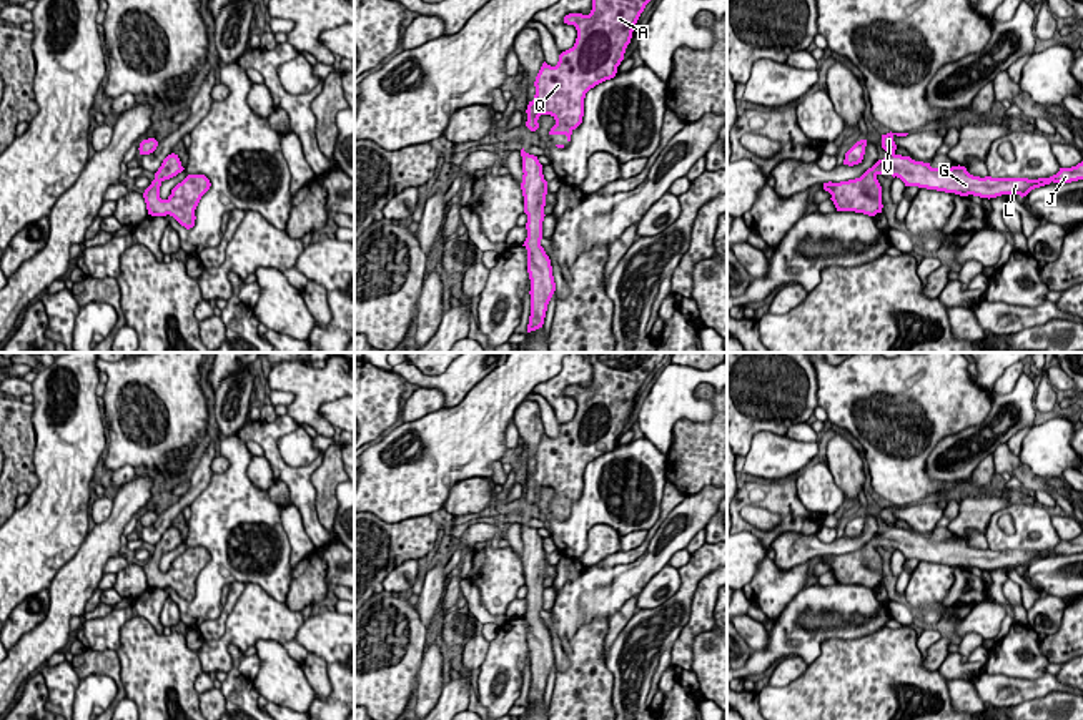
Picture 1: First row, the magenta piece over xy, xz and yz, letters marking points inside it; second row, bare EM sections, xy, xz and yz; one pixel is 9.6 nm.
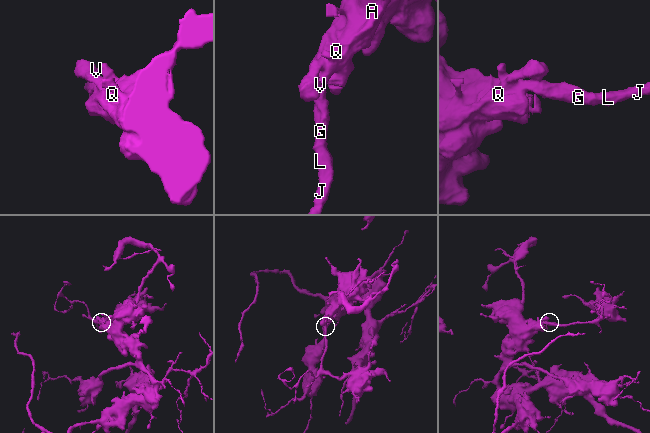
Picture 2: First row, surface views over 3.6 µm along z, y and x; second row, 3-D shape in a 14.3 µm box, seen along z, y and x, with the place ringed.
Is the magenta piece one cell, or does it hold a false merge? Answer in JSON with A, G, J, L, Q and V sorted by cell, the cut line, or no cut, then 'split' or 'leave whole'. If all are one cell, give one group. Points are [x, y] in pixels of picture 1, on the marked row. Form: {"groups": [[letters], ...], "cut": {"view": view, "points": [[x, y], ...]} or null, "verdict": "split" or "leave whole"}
{"groups": [["A", "G", "J", "L", "Q", "V"]], "cut": null, "verdict": "leave whole"}

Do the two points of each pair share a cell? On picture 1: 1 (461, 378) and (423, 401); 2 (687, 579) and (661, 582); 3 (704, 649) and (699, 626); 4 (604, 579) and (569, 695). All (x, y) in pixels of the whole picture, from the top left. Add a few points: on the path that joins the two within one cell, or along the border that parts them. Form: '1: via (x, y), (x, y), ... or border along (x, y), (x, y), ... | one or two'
1: border along (420, 386), (436, 388), (443, 396), (445, 406) | two
2: border along (679, 569), (679, 589), (661, 604), (651, 607) | two
3: border along (709, 631), (702, 631), (692, 642), (691, 669) | two
4: border along (608, 619), (594, 619), (581, 627) | two

